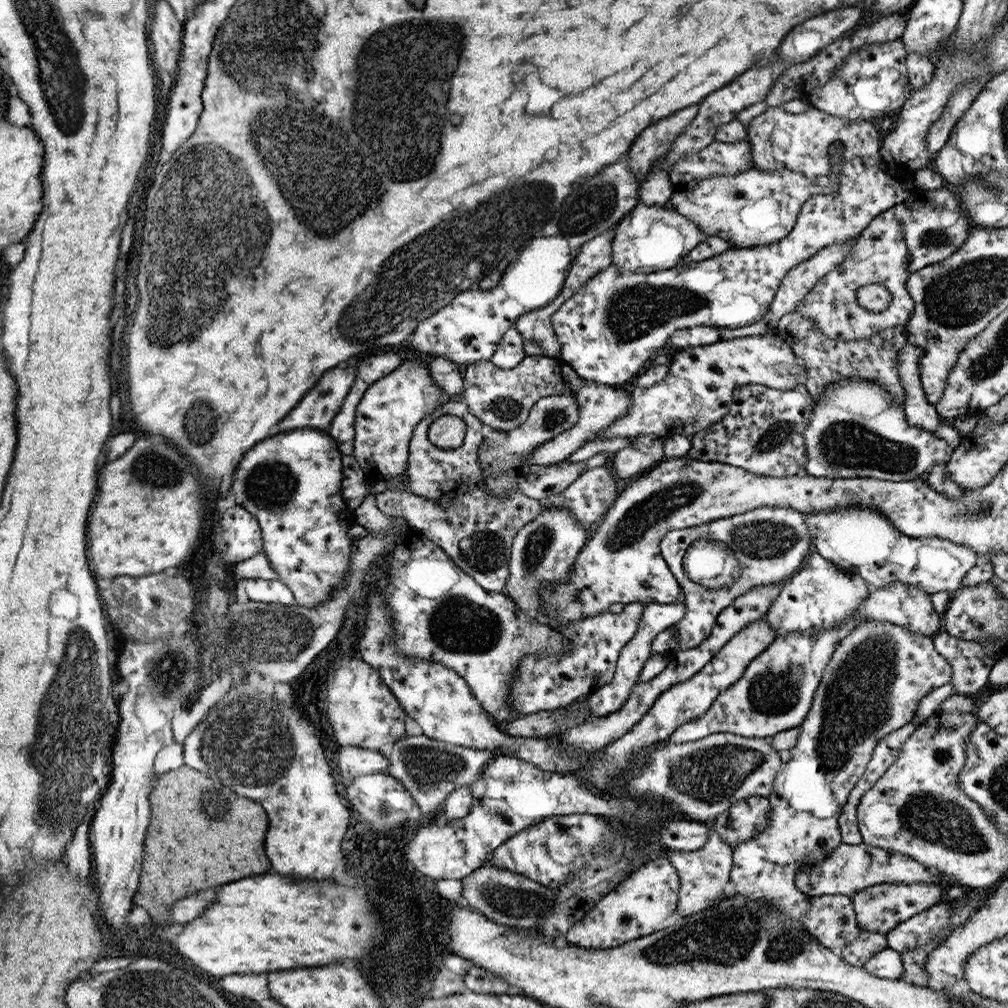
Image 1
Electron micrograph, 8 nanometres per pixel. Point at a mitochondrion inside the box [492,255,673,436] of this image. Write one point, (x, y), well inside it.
(557, 417)

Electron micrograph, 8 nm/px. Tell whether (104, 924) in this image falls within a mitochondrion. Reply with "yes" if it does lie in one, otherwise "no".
no

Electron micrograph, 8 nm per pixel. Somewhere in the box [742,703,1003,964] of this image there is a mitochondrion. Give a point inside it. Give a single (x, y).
(933, 819)

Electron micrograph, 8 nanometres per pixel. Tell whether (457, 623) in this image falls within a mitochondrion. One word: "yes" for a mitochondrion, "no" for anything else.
yes

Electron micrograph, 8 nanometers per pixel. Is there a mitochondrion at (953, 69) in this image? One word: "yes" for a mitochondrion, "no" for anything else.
no

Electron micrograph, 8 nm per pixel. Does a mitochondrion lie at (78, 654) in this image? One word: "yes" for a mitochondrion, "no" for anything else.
yes

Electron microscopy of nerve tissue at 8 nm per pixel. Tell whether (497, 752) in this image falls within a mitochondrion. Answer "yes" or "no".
no

